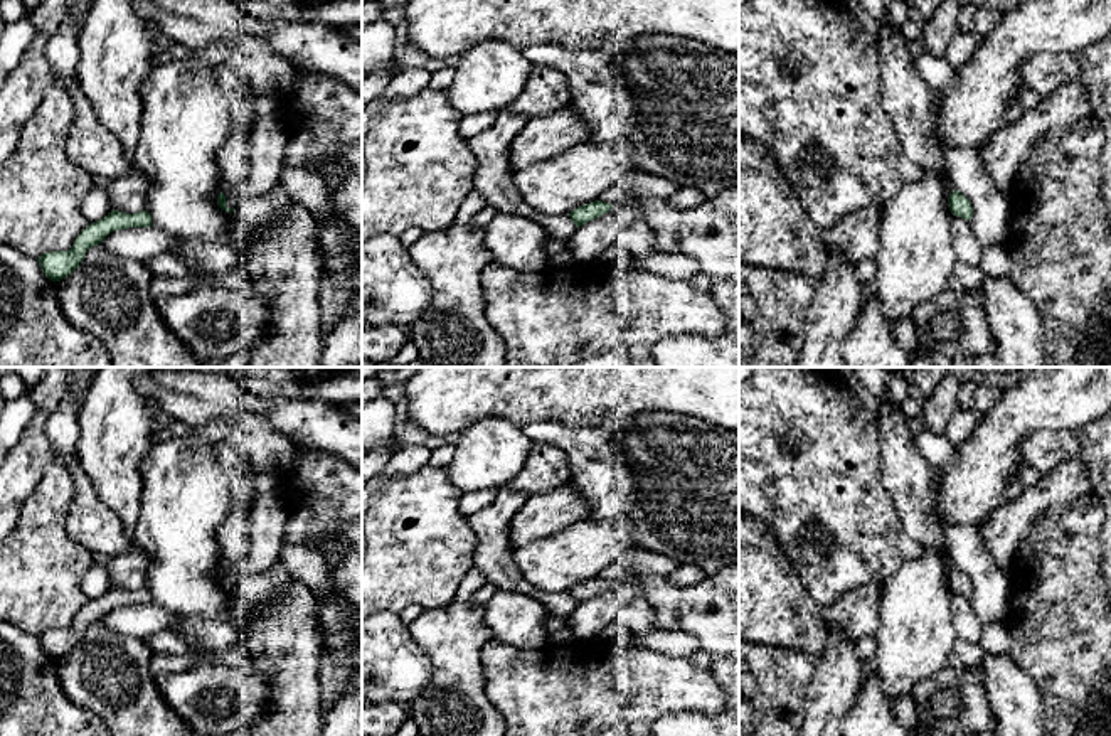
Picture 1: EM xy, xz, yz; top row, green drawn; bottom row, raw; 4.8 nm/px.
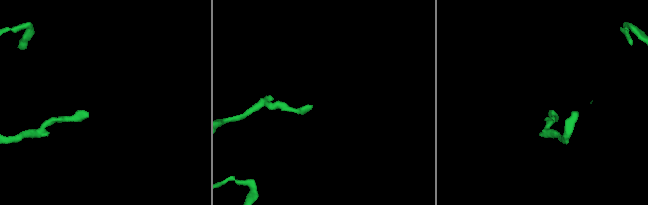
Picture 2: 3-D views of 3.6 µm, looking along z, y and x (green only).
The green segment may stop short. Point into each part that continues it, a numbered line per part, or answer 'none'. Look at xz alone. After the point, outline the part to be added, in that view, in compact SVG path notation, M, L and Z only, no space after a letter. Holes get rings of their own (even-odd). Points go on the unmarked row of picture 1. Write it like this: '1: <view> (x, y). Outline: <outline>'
none

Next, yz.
none

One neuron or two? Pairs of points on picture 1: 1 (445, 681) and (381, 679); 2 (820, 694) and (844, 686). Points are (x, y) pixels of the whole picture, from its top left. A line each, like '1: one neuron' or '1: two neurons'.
1: two neurons
2: one neuron

